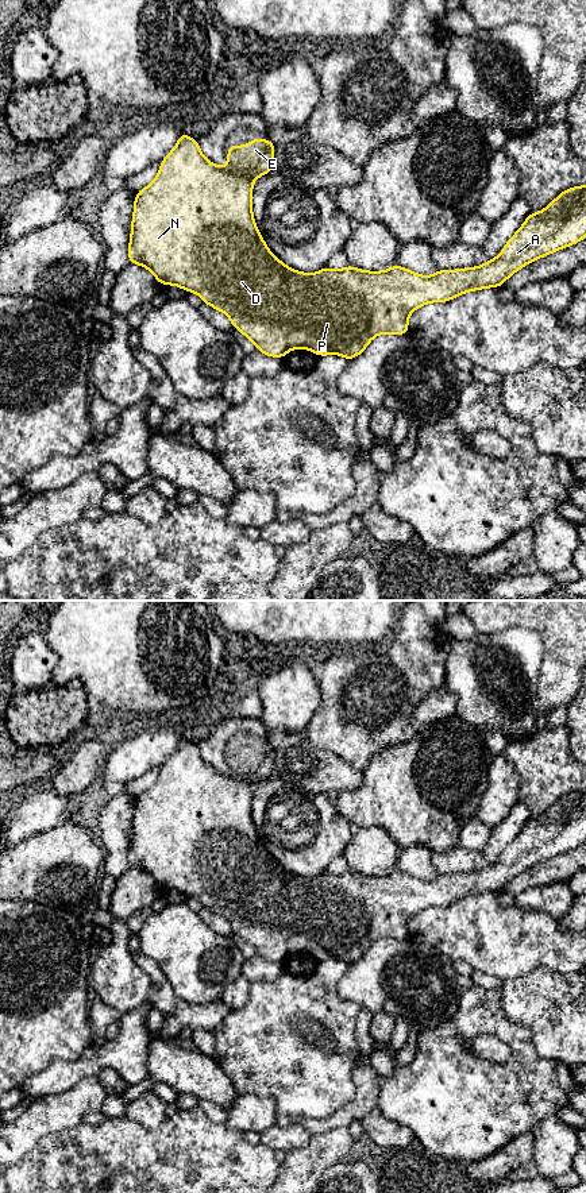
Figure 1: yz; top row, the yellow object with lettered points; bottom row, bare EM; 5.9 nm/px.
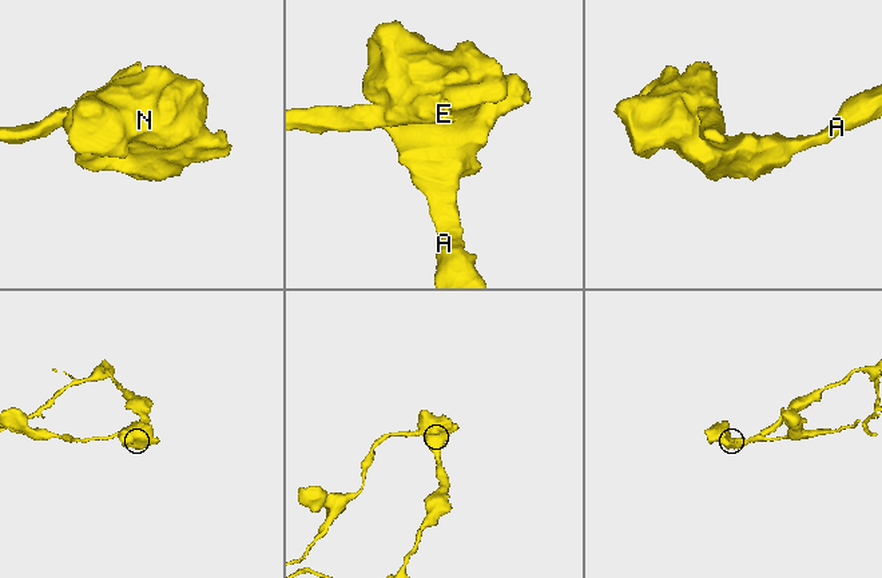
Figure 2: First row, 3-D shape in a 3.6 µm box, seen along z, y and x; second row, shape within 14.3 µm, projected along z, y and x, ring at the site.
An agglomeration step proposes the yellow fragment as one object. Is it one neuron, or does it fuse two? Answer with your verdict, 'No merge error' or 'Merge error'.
Merge error

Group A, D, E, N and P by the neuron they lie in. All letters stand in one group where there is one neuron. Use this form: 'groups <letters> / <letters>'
groups A D N P / E

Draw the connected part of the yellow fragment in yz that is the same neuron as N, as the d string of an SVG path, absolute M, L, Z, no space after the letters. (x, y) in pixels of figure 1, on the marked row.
M181 131L180 139L176 147L161 162L159 173L155 177L155 179L149 186L143 188L135 194L134 216L131 223L131 239L128 243L128 262L136 263L139 266L149 269L154 274L159 285L176 285L178 287L182 287L186 292L197 293L204 304L208 304L209 306L220 312L224 312L231 320L231 324L234 325L234 328L238 329L244 336L247 336L255 344L257 350L261 351L263 355L281 359L290 350L300 347L300 348L315 352L320 358L325 355L336 354L336 355L342 355L350 362L355 356L361 355L365 351L365 348L369 345L370 340L378 336L379 333L393 333L397 336L402 336L408 333L409 331L408 317L415 309L428 302L447 302L463 293L469 293L473 290L481 290L485 287L498 289L512 274L523 269L525 265L536 260L537 258L544 258L550 255L551 252L555 252L564 247L570 247L583 240L585 238L586 238L586 185L570 188L562 192L560 194L558 194L558 197L541 212L537 212L537 213L532 212L525 219L525 223L518 228L518 231L504 246L501 254L496 259L489 259L485 265L478 267L466 267L460 270L437 270L431 277L423 277L398 265L392 266L386 271L365 271L365 270L355 269L347 265L342 270L332 270L332 269L324 267L315 274L300 273L297 270L288 267L278 258L275 258L267 248L265 240L262 239L255 225L255 220L252 217L252 181L239 174L227 173L223 169L217 167L215 163L208 161L201 154L197 139L189 138L184 131Z

